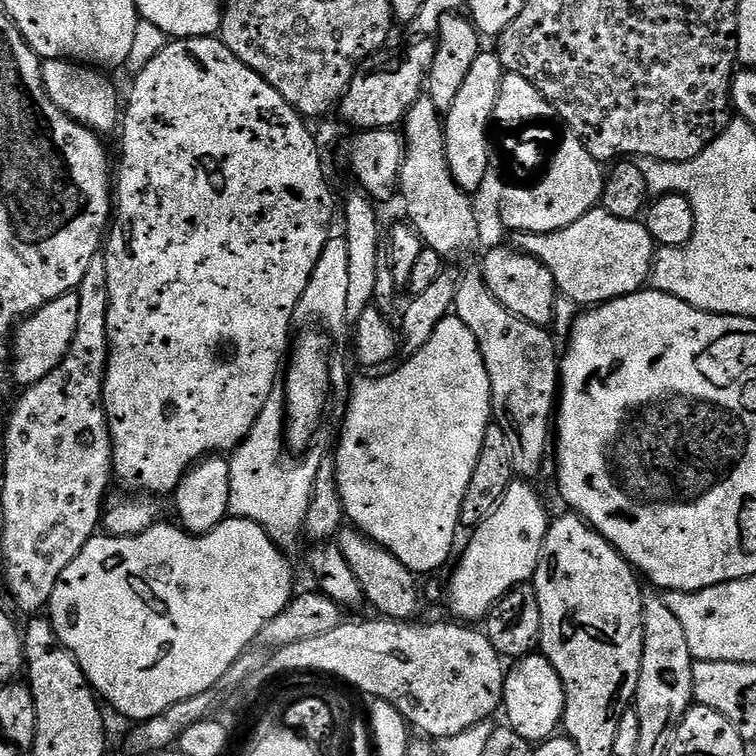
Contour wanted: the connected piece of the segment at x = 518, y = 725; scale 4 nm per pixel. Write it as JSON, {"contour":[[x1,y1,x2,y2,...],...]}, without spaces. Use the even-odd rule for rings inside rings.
{"contour":[[535,652,513,663,505,673,504,703,507,725,529,744,538,744,549,739,559,729,565,710,565,688,554,666,543,653]]}

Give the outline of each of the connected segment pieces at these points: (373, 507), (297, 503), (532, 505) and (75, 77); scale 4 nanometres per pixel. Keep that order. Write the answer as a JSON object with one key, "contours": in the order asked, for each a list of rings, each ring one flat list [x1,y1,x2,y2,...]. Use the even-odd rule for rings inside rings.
{"contours":[[[454,314,442,318,422,350,403,362,401,368,385,376,372,374,369,380,360,380,353,386,334,459,347,523,394,554,402,566,423,574,436,572,453,559,456,528,461,527,462,498,466,498,466,486,470,486,470,474,474,474,482,438,486,438,492,420,490,374,486,374,470,326]],[[274,390,262,406,262,414,254,422,250,434,231,453,230,466,230,506,233,517,252,520,276,543,281,550,289,550,305,531,307,511,312,501,314,482,318,475,320,461,316,456,287,460,284,439,284,393]],[[524,478,513,479,512,485,506,490,502,502,496,507,487,518,471,529,468,545,464,548,464,553,455,561,456,569,452,572,452,577,448,580,448,604,452,607,452,612,457,621,476,622,483,621,487,617,488,611,503,597,511,588,516,588,519,584,527,584,536,574,538,558,542,554,542,542,548,533,550,515,544,509,544,500,536,493,535,483]],[[44,60,40,66,42,74,42,82,46,86,46,92,50,94,50,98,56,106,64,111,68,116,74,118,80,124,92,129,97,134,105,134,104,132,117,131,118,125,122,120,122,96,116,93,116,88,107,80,103,71,97,70,95,67,73,62,71,60]]]}

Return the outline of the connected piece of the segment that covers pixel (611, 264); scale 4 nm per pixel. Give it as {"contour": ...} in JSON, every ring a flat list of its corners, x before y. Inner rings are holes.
{"contour":[[602,206,593,208,591,212,587,212,582,218,578,218,578,222,574,222,562,230,554,230,553,232,525,232,519,237,519,240,518,247,521,252,538,258,538,262,542,262,546,266,546,270,550,270,550,274,554,274,554,282,556,283,559,295,561,297,569,296,576,304,584,304,580,306,595,306,603,303,605,300,616,300,619,296,629,296,632,292,641,291,649,283,652,275,652,262,656,259,658,251,656,241,648,233,647,223,641,222,639,219,627,220,626,218,618,218,606,211]]}

